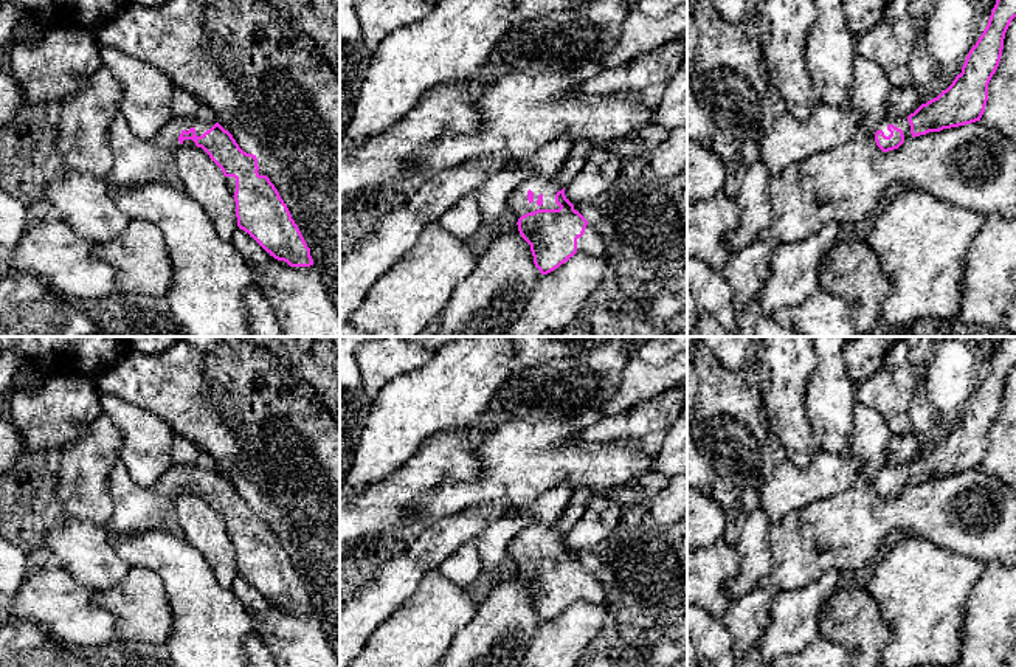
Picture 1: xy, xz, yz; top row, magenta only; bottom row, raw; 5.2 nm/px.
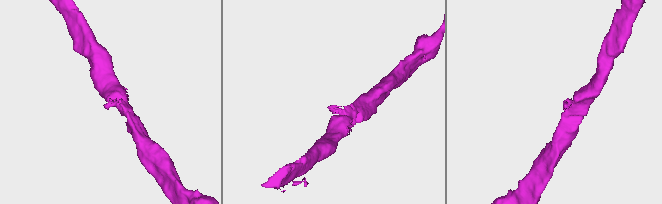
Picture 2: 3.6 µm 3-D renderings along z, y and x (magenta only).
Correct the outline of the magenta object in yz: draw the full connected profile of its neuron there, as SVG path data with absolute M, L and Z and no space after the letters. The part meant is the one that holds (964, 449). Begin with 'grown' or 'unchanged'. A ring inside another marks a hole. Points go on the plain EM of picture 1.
grown | M1004 337L987 375L969 397L962 420L909 464L886 465L876 476L876 493L889 499L915 484L980 468L988 448L988 431L999 414L1005 380L1014 365L1016 337Z

